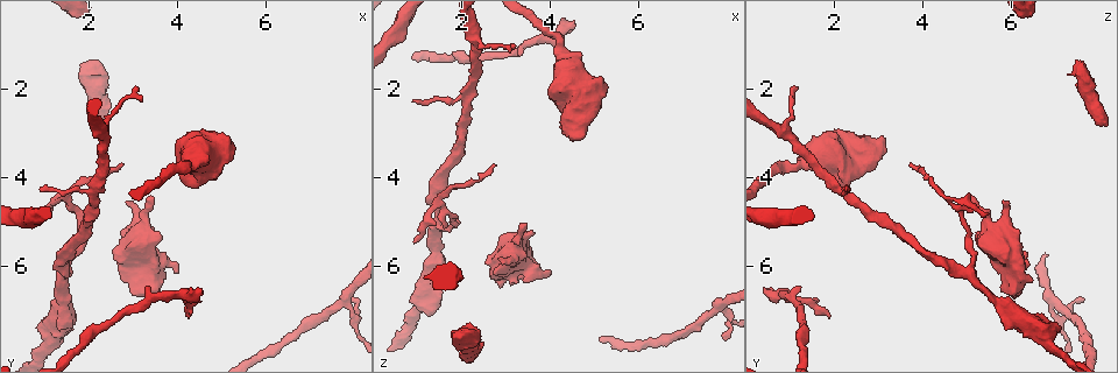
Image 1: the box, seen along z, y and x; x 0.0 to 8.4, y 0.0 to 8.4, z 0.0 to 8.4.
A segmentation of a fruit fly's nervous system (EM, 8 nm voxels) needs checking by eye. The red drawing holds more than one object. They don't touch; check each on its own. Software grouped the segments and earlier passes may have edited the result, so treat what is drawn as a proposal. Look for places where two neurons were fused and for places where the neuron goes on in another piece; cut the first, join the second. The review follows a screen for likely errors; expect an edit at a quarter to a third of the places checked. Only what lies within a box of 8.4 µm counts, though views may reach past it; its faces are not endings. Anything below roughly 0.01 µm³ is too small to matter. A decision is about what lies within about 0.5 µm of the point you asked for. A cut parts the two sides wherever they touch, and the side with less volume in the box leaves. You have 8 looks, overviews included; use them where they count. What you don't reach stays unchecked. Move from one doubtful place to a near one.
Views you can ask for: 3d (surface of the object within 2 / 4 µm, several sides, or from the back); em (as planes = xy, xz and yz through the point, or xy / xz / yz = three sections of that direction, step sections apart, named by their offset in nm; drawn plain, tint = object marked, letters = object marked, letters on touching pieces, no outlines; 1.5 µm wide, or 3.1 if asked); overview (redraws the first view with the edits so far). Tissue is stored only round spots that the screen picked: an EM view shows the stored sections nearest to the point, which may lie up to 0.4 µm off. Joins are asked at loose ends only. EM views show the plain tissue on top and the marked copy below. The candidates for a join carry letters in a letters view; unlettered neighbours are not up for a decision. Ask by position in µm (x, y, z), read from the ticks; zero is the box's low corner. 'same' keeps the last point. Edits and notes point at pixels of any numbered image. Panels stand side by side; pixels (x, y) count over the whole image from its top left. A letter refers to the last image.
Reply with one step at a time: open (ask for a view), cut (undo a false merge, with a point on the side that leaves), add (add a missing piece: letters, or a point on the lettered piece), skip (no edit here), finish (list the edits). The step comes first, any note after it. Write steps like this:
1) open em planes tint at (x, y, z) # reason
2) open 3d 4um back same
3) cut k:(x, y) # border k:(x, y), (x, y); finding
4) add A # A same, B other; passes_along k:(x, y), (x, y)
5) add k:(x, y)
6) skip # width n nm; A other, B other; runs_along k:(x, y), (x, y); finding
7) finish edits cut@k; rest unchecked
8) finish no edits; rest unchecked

open 3d 4um at (3.45, 4.50, 5.05) # free end

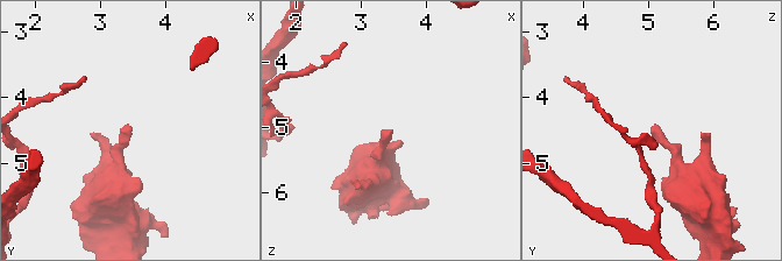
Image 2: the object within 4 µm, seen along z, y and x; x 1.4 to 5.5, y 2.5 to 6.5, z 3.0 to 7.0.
open em yz step 4 tint at (3.45, 4.50, 5.05) # need the tissue

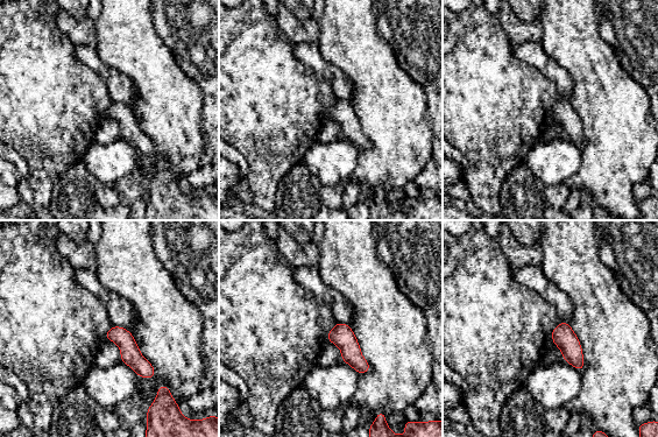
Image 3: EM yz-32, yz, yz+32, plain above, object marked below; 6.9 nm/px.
open em xz step 8 letters same

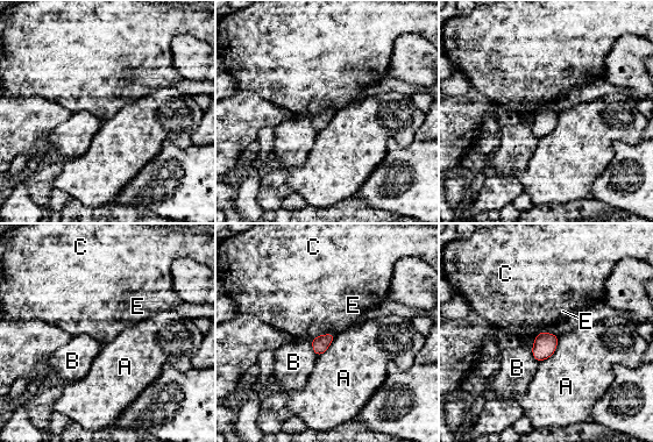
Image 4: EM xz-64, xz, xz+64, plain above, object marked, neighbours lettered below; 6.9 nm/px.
skip # longest_contact A 240 nm; A other, B other, C other, E other; border 4:(559, 336), (556, 349), (539, 362); no lettered piece goes on from it

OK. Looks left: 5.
open em planes letters at (3.05, 2.00, 1.20)

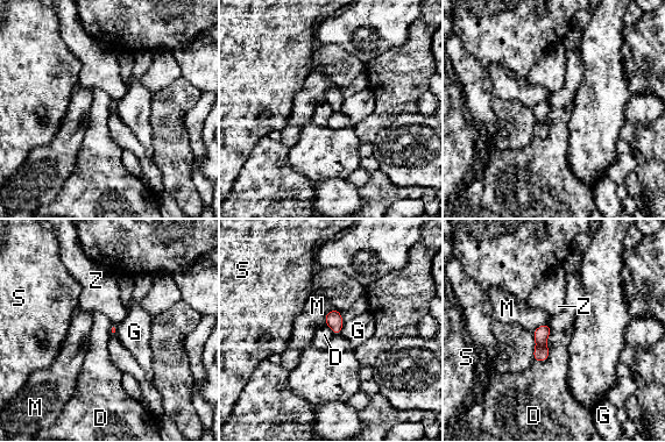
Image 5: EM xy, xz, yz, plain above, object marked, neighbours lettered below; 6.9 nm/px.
skip # D other, G other, M other, S other, Z other; border 5:(550, 349), (544, 361), (533, 362); none of them fits

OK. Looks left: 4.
open 3d 4um at (4.20, 3.70, 1.20) # thick turns thin

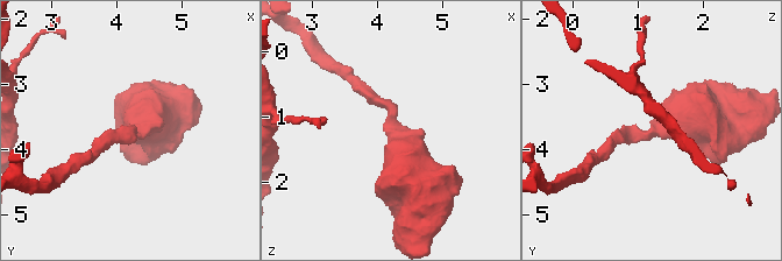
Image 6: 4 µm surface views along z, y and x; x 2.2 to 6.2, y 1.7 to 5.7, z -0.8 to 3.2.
open em yz step 4 tint at (4.15, 3.75, 1.15) # arm_widths 200, 800 nm

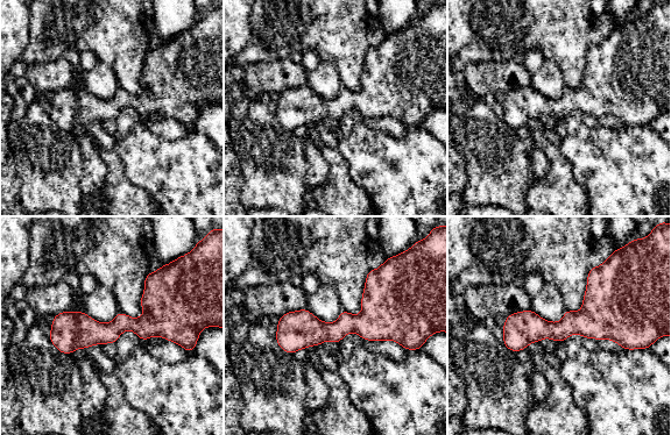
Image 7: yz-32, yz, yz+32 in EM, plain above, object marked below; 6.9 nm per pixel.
open em planes letters same

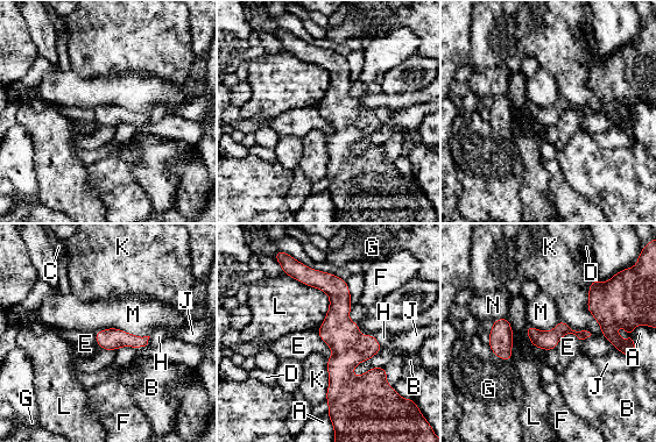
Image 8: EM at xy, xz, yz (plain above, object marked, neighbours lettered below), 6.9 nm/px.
skip # longest_contact K 500 nm; A other, B other, C other, D other, E other, F other, G other, H other, J other, K other, L other, M other, N other; border 8:(94, 333), (119, 328), (149, 336); all the same neuron

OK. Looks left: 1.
finish no edits; rest unchecked

